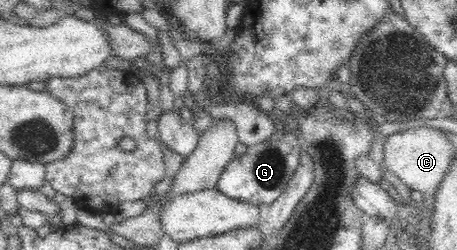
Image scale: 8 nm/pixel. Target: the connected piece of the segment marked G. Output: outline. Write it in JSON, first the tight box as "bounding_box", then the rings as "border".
{"bounding_box":[216,125,301,205],"border":[[[293,125],[293,130],[289,128],[287,132],[276,130],[267,140],[247,147],[246,152],[240,157],[234,156],[221,172],[216,188],[225,196],[235,200],[255,205],[271,205],[283,194],[287,182],[295,174],[300,162],[299,154],[301,154],[301,145],[295,126]]]}

